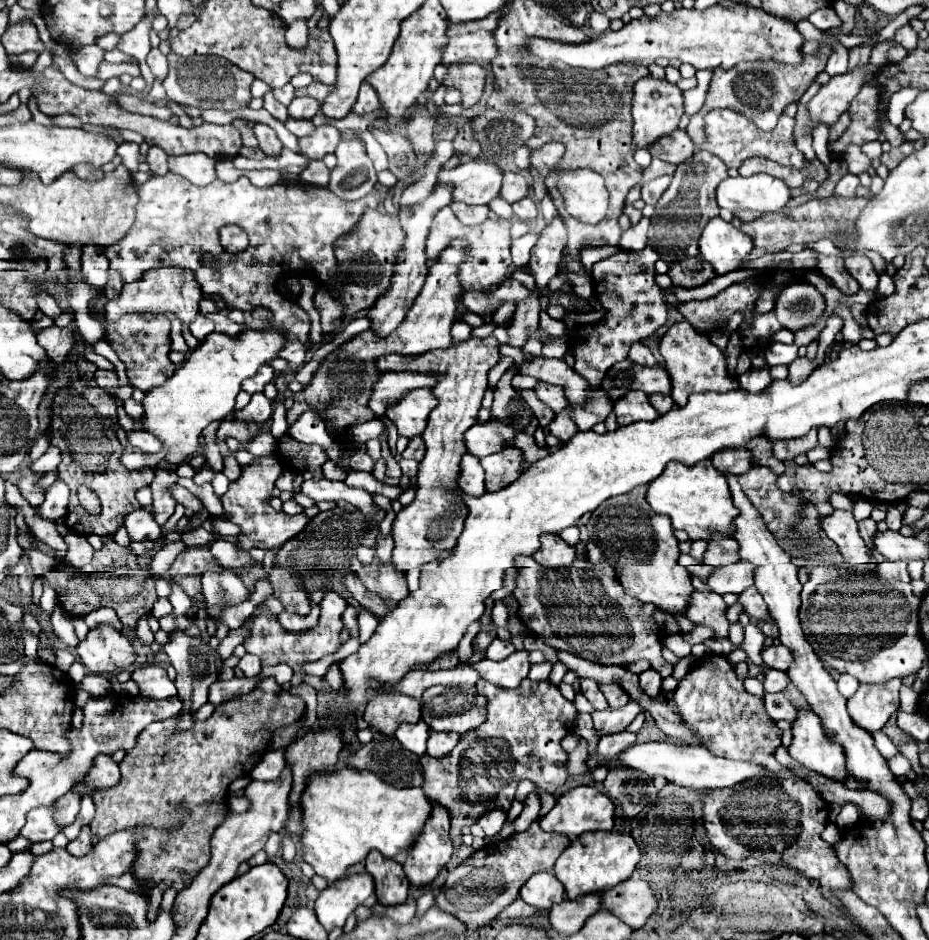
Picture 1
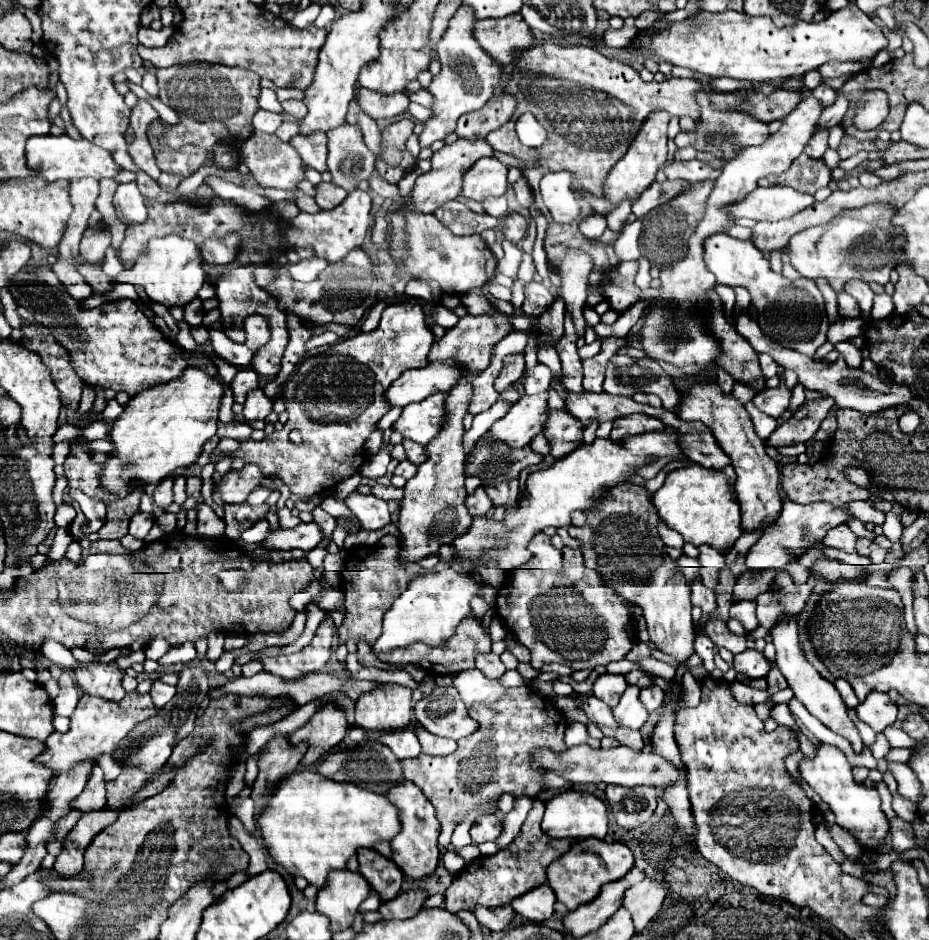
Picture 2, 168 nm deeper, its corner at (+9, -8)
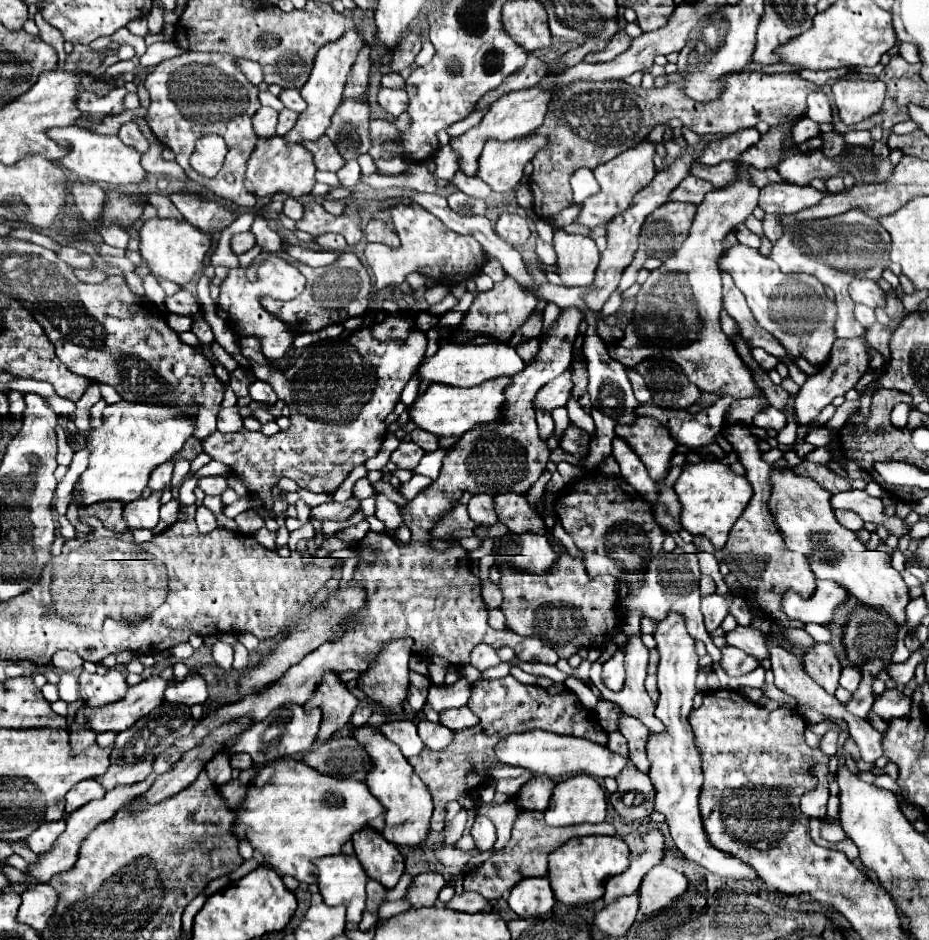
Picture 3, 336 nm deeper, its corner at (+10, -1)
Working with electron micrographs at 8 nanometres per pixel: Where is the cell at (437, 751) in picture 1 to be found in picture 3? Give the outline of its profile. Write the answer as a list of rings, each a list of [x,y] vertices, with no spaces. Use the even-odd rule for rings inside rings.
[[[423,719],[423,721],[417,723],[417,727],[419,727],[421,741],[433,751],[443,751],[453,741],[453,731],[447,729],[445,725],[441,725],[441,723],[433,723],[433,721]]]

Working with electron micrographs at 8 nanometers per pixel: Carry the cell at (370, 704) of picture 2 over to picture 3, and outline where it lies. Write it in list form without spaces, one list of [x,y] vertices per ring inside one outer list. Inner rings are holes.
[[[413,639],[389,641],[381,647],[379,655],[371,667],[357,679],[357,685],[367,693],[367,697],[385,711],[395,713],[401,709],[409,687],[409,659],[411,659]]]

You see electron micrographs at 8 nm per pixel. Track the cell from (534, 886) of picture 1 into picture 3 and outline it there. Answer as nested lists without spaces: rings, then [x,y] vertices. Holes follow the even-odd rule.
[[[529,877],[511,889],[509,907],[519,917],[535,917],[545,915],[555,905],[555,895],[551,891],[549,879]]]

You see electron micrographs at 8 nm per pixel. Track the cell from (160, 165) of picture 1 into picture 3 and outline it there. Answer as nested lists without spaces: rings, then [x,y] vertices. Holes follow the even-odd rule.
[[[123,123],[121,129],[119,129],[119,133],[117,133],[117,137],[119,137],[125,145],[131,145],[131,147],[135,147],[135,149],[141,151],[141,153],[145,153],[145,151],[149,149],[147,139],[143,137],[143,133],[139,131],[139,127],[137,127],[135,123]]]

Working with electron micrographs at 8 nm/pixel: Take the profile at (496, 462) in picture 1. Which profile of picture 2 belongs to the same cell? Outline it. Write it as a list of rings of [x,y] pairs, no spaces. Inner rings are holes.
[[[508,480],[508,482],[498,482],[498,484],[492,484],[488,486],[484,482],[484,490],[488,494],[488,498],[492,500],[494,506],[512,506],[512,502],[516,502],[516,494],[520,492],[518,490],[518,480]]]

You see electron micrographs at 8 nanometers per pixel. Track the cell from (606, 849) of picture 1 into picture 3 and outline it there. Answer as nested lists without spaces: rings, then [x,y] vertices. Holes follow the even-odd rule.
[[[591,835],[591,837],[577,837],[569,839],[563,847],[555,849],[549,855],[549,881],[551,889],[555,893],[555,899],[563,905],[583,905],[593,903],[595,899],[601,899],[605,895],[605,883],[627,871],[629,867],[629,847],[621,837],[603,837],[603,835]]]

